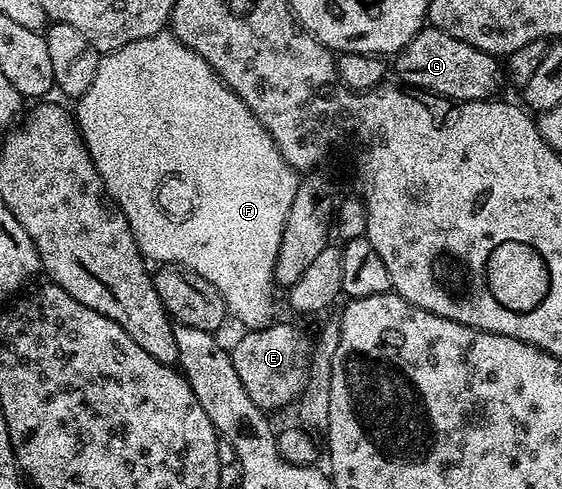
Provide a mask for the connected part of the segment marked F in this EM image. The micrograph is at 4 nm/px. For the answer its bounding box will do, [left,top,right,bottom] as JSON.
[74,30,298,330]

